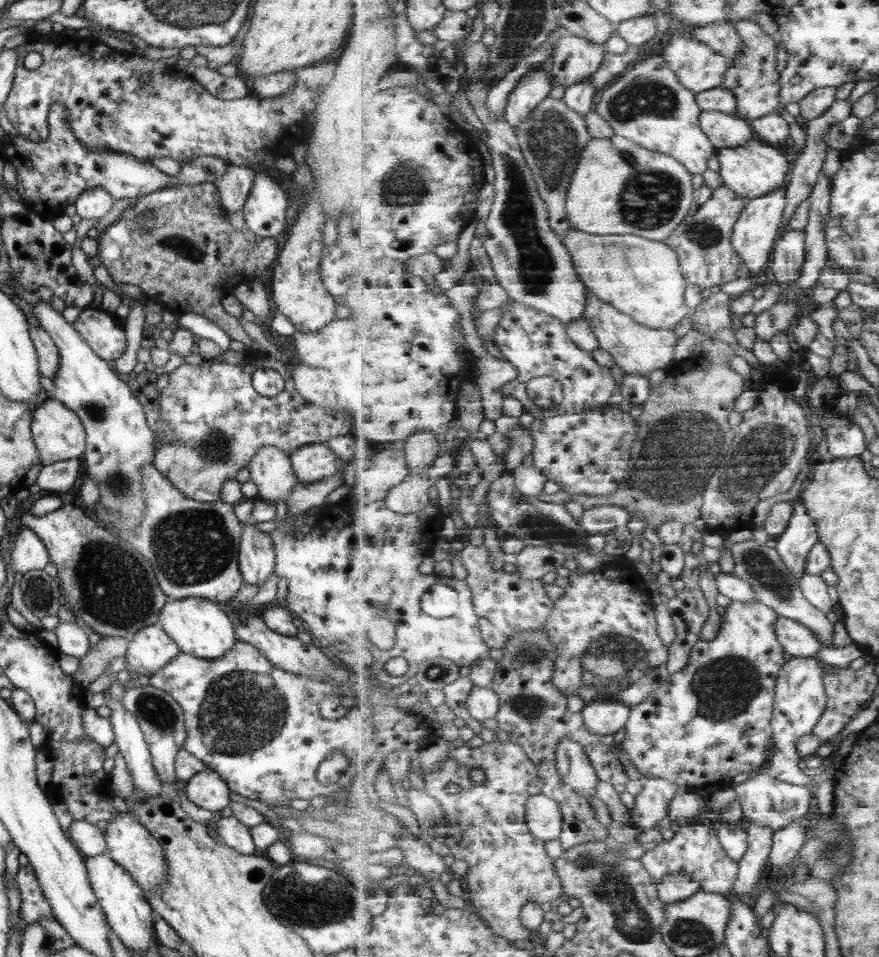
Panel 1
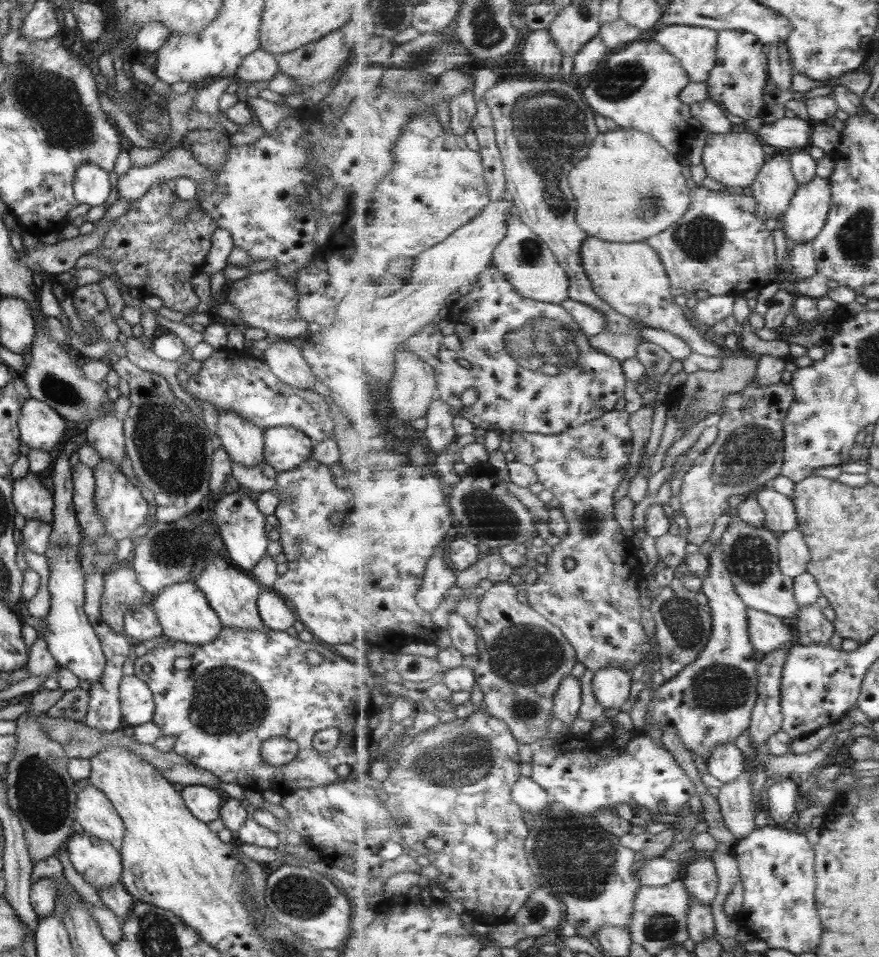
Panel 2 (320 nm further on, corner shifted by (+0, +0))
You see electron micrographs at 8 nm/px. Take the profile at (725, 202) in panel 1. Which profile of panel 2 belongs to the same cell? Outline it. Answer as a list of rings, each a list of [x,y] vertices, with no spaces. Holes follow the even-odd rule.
[[[695,187],[692,190],[692,202],[689,210],[678,223],[670,226],[661,235],[646,240],[653,248],[658,249],[666,274],[670,276],[671,286],[694,293],[705,290],[711,295],[741,295],[748,290],[759,290],[775,280],[777,276],[777,250],[771,231],[767,231],[765,221],[760,219],[756,208],[758,202],[754,196],[731,194],[725,191],[713,191]]]

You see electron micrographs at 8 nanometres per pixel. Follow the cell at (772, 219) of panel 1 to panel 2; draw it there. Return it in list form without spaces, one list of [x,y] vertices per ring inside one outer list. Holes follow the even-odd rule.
[[[777,152],[767,160],[751,187],[760,219],[785,214],[800,188],[795,179],[790,157]]]

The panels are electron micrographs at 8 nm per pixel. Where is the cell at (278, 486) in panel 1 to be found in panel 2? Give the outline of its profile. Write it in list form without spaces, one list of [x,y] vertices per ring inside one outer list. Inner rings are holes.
[[[217,409],[213,437],[219,438],[220,447],[231,461],[252,467],[262,460],[262,429],[233,411]]]

